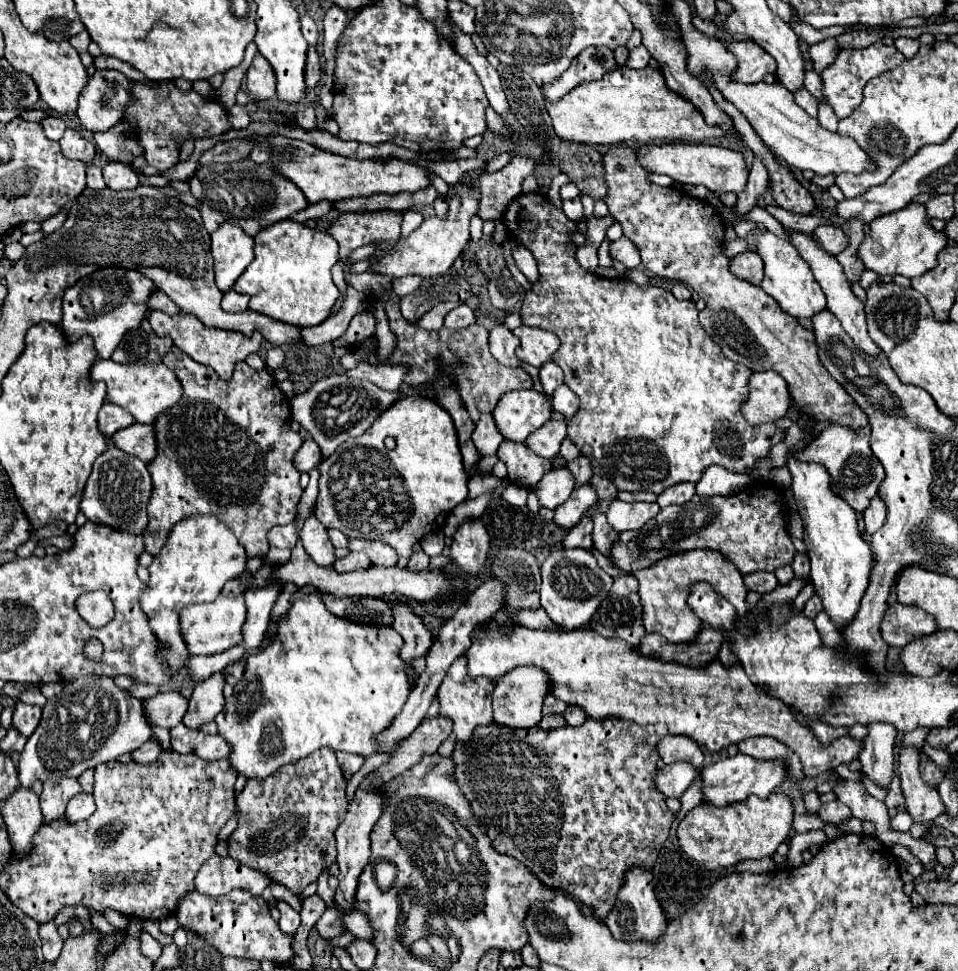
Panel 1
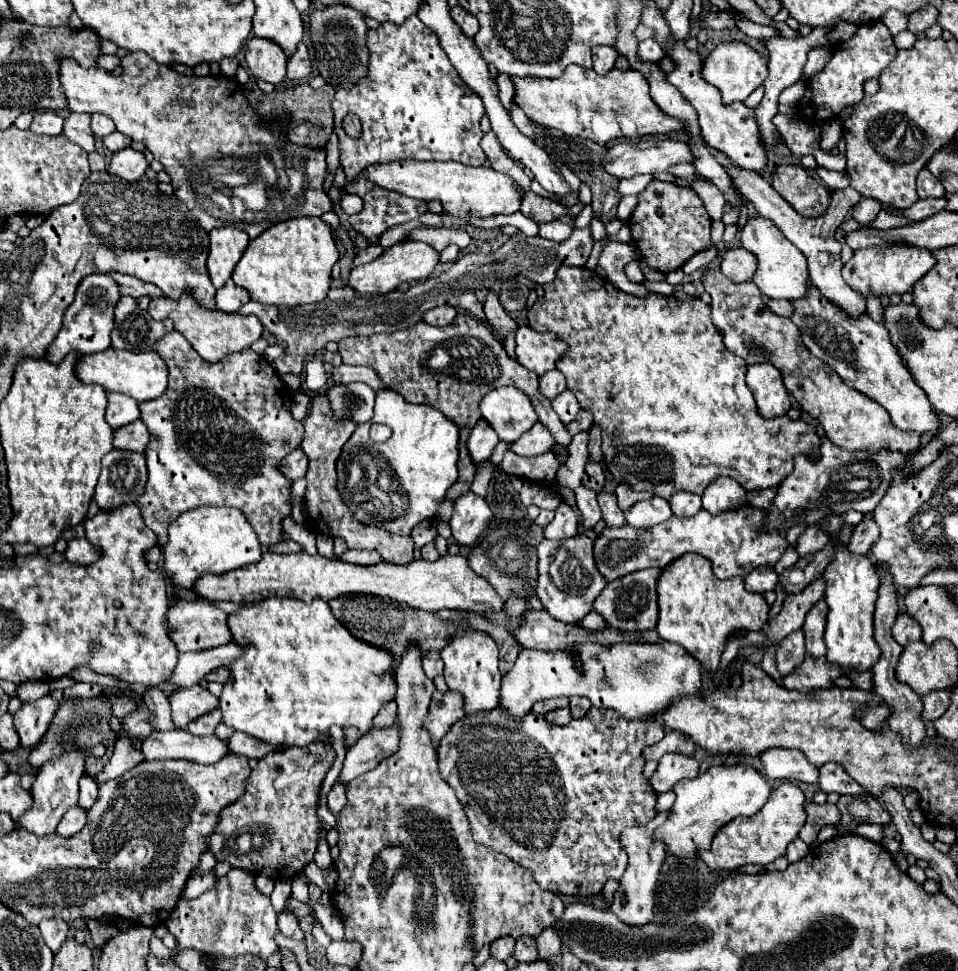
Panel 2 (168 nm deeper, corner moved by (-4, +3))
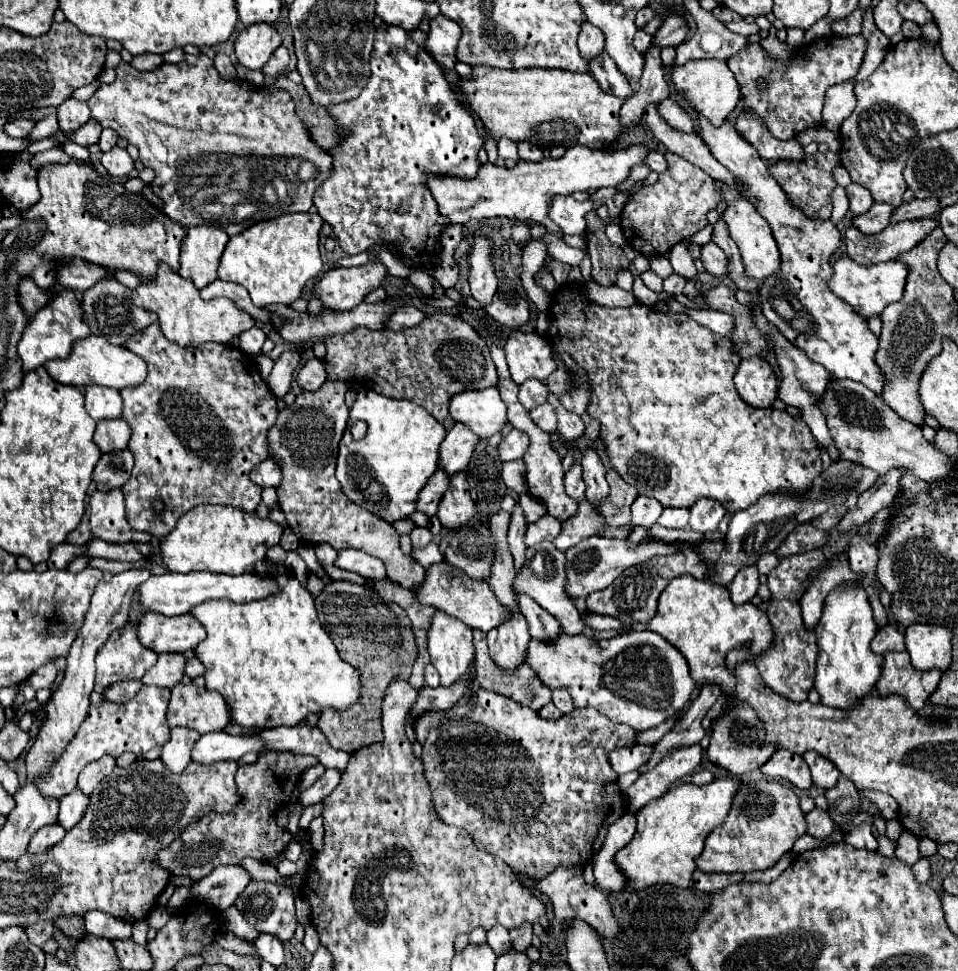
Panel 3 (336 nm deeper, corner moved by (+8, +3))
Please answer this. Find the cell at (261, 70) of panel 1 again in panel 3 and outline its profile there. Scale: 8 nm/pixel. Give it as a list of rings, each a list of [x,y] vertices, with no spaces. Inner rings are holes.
[[[257,23],[253,27],[245,27],[235,39],[235,55],[237,61],[247,69],[261,71],[269,61],[271,53],[281,45],[281,35],[275,27]]]

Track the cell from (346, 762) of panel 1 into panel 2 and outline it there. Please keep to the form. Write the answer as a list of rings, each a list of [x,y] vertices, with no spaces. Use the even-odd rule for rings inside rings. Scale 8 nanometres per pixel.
[[[335,783],[331,793],[327,795],[327,799],[329,799],[327,801],[329,811],[333,811],[333,813],[341,811],[341,807],[345,807],[345,785],[343,783]]]

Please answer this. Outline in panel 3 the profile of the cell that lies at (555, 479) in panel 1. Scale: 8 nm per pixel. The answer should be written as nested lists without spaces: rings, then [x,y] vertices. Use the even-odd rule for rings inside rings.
[[[549,395],[549,403],[553,403],[553,407],[557,409],[557,423],[559,423],[559,431],[561,431],[561,435],[565,437],[565,439],[569,439],[569,441],[575,441],[575,439],[579,439],[581,435],[583,435],[583,421],[581,421],[581,417],[579,415],[575,415],[575,413],[569,413],[569,411],[565,411],[563,409],[563,405],[559,403],[559,399],[555,397],[555,395]]]

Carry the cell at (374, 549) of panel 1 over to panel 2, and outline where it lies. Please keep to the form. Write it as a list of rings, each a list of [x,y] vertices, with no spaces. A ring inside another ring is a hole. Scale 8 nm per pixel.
[[[325,393],[313,397],[311,411],[303,419],[303,425],[305,425],[305,435],[303,435],[301,449],[305,451],[305,455],[309,459],[309,469],[305,475],[307,489],[305,489],[305,499],[303,499],[303,503],[305,503],[305,525],[315,533],[345,539],[349,549],[375,549],[389,563],[395,563],[395,565],[411,563],[413,561],[413,549],[415,549],[415,543],[411,537],[393,535],[385,529],[379,529],[375,525],[365,525],[361,521],[357,523],[353,511],[343,503],[343,499],[337,491],[335,465],[337,465],[337,459],[341,455],[343,445],[353,435],[357,425],[353,421],[347,421],[347,423],[339,421],[331,411],[331,403],[329,403]]]

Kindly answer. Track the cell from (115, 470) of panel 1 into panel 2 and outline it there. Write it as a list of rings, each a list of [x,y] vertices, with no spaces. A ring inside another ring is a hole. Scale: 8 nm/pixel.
[[[113,449],[103,457],[103,469],[95,489],[95,501],[101,509],[113,509],[123,503],[135,503],[147,483],[145,455]]]

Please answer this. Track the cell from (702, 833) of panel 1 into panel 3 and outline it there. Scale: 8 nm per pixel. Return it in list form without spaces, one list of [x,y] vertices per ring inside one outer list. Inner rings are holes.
[[[773,779],[749,781],[737,791],[727,819],[707,837],[697,867],[703,873],[749,873],[753,869],[767,869],[789,853],[795,839],[803,833],[805,817],[793,789]]]

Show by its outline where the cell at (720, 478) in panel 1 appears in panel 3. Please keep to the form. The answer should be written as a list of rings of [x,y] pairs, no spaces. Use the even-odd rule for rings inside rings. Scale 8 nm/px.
[[[699,499],[699,501],[691,507],[689,527],[691,527],[693,531],[699,531],[699,533],[715,531],[723,515],[725,515],[725,507],[721,507],[721,503],[713,501],[713,499]]]

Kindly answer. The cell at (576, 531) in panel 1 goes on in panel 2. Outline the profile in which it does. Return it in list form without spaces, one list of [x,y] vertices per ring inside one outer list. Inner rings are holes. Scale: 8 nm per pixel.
[[[581,485],[575,489],[575,499],[577,499],[577,507],[581,509],[585,517],[585,527],[591,529],[601,519],[601,509],[597,505],[597,493]]]

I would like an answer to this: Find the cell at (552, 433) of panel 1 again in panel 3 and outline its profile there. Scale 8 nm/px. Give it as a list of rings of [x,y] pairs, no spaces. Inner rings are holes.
[[[511,429],[511,433],[499,443],[499,457],[501,461],[521,459],[527,449],[529,449],[529,437],[519,429]]]

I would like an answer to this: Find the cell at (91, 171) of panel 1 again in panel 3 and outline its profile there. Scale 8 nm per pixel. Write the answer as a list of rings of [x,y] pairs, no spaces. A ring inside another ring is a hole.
[[[67,143],[67,145],[63,147],[63,151],[65,151],[71,159],[75,159],[75,161],[87,161],[87,159],[89,159],[87,147],[81,147],[81,145],[77,145],[77,143]]]

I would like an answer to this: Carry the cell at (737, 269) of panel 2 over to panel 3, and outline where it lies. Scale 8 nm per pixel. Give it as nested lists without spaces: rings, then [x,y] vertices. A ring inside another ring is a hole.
[[[715,243],[703,245],[701,261],[703,261],[707,273],[711,273],[715,277],[727,277],[729,275],[729,259]]]

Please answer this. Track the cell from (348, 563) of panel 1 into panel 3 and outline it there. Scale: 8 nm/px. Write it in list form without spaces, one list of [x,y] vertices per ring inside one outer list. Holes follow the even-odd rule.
[[[343,549],[343,551],[339,551],[339,555],[335,559],[335,567],[359,573],[361,577],[369,577],[369,579],[385,577],[383,563],[377,557],[367,555],[365,551],[359,551],[359,549]]]

